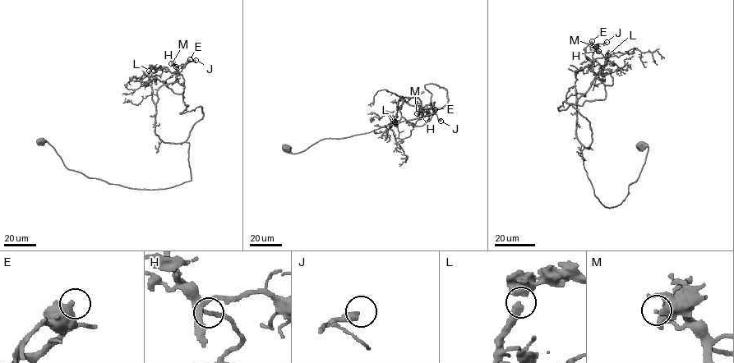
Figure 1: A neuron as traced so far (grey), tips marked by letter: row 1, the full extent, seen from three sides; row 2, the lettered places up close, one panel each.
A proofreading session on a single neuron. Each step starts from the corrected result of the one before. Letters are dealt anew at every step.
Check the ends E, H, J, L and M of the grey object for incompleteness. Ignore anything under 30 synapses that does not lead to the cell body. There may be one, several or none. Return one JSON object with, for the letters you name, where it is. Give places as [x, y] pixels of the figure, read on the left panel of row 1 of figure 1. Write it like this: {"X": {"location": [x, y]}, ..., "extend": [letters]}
{"L": {"location": [149, 71]}, "extend": ["L"]}

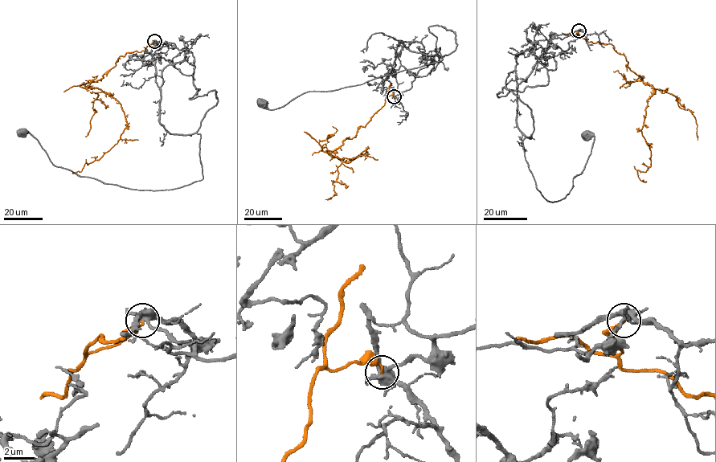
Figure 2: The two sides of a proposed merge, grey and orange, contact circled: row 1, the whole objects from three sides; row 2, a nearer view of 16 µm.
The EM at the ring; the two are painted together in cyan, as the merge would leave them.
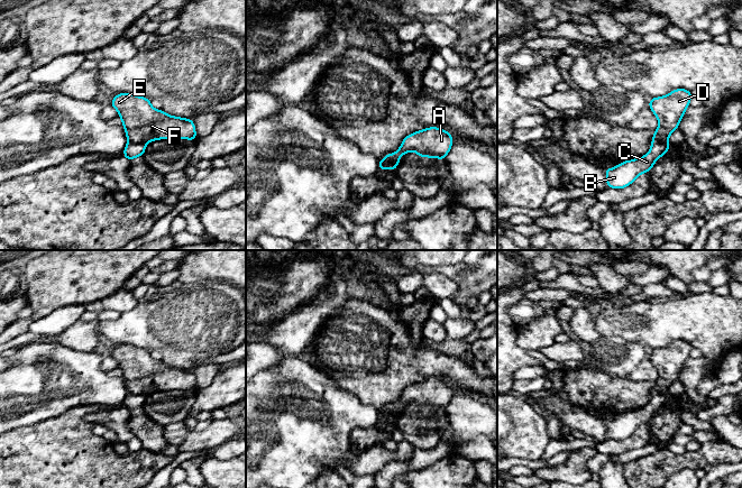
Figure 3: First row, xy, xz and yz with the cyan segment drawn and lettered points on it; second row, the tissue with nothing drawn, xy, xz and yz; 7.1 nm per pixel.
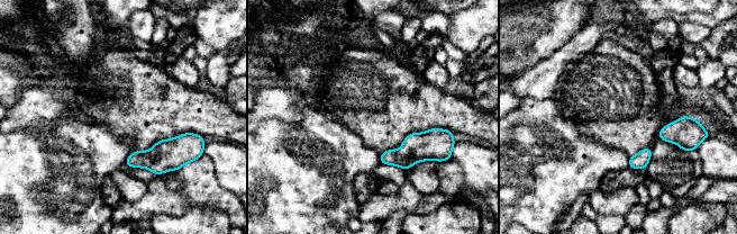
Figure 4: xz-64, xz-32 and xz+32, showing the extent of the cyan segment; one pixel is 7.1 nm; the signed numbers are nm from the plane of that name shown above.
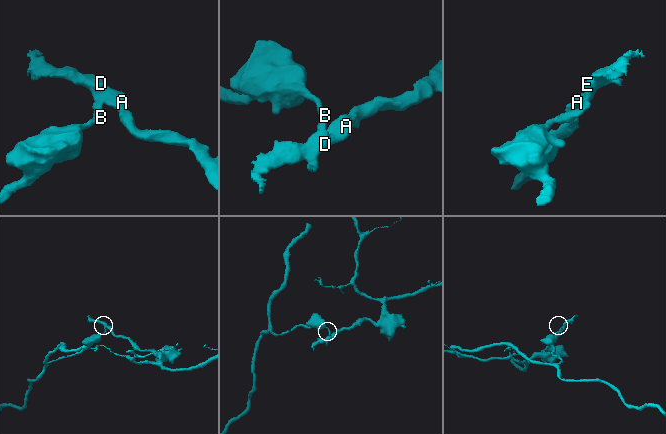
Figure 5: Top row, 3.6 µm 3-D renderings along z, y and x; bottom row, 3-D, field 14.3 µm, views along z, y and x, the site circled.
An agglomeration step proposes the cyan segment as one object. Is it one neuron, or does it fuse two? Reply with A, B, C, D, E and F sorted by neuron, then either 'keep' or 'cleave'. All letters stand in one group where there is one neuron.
groups A D E F / B C; cleave

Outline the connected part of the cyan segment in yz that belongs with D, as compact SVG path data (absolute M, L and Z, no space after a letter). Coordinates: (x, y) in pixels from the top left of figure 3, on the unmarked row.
M685 340L671 342L668 347L649 351L649 358L659 371L652 394L667 394L671 384L678 380L680 371L694 347Z

